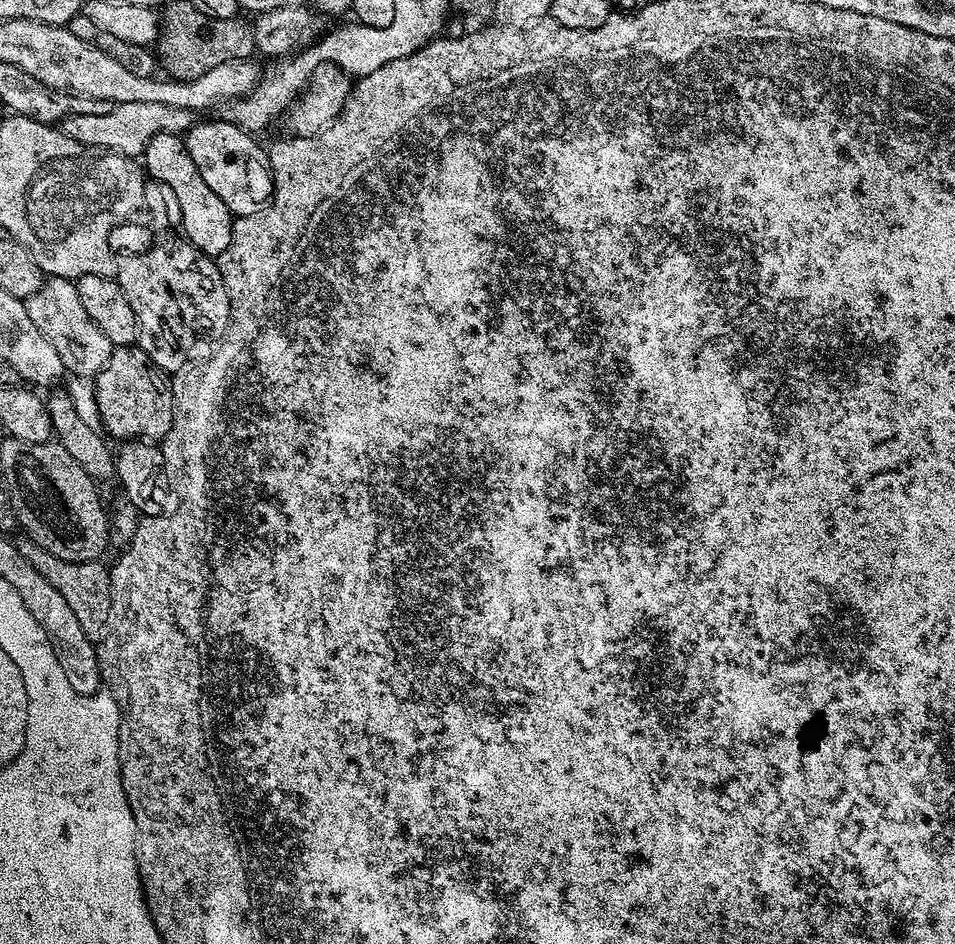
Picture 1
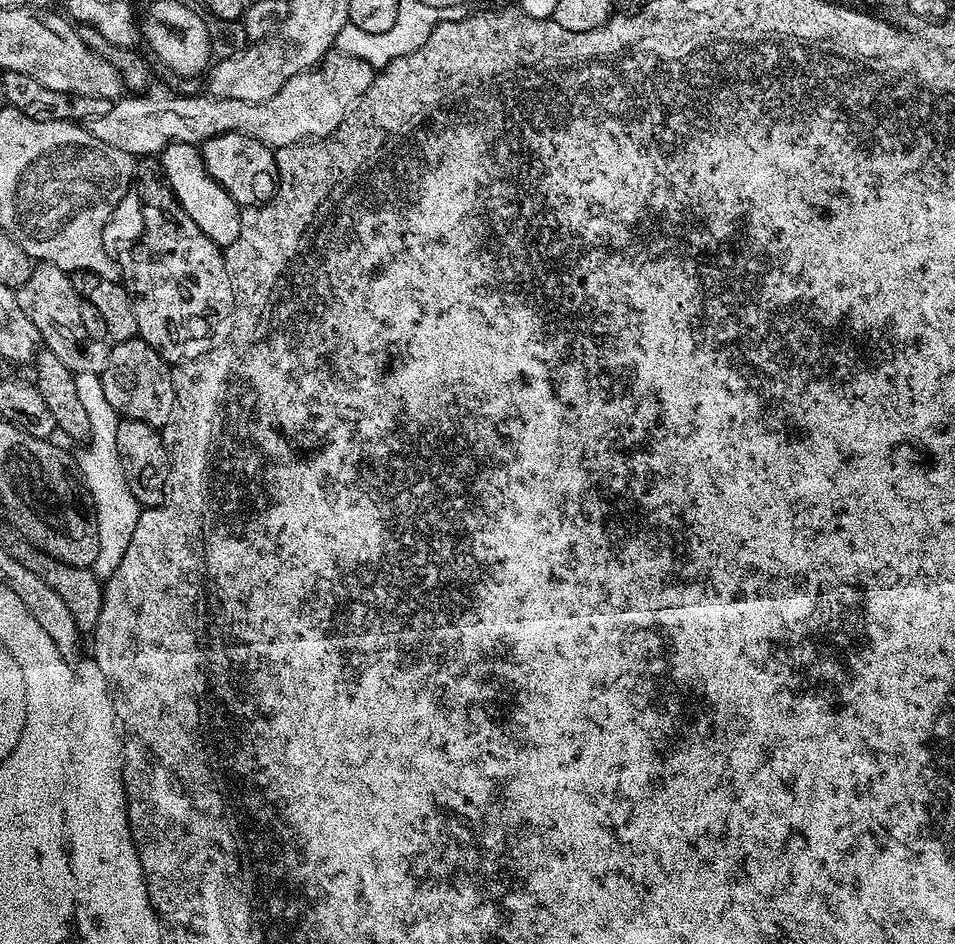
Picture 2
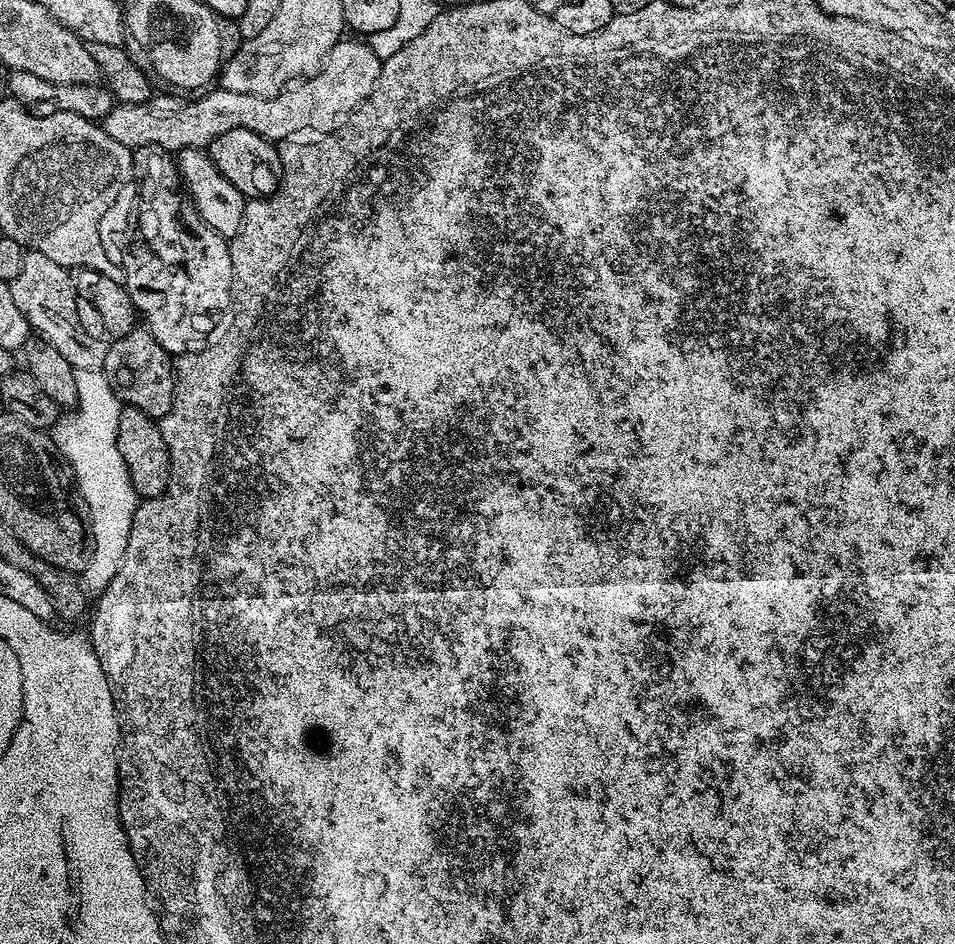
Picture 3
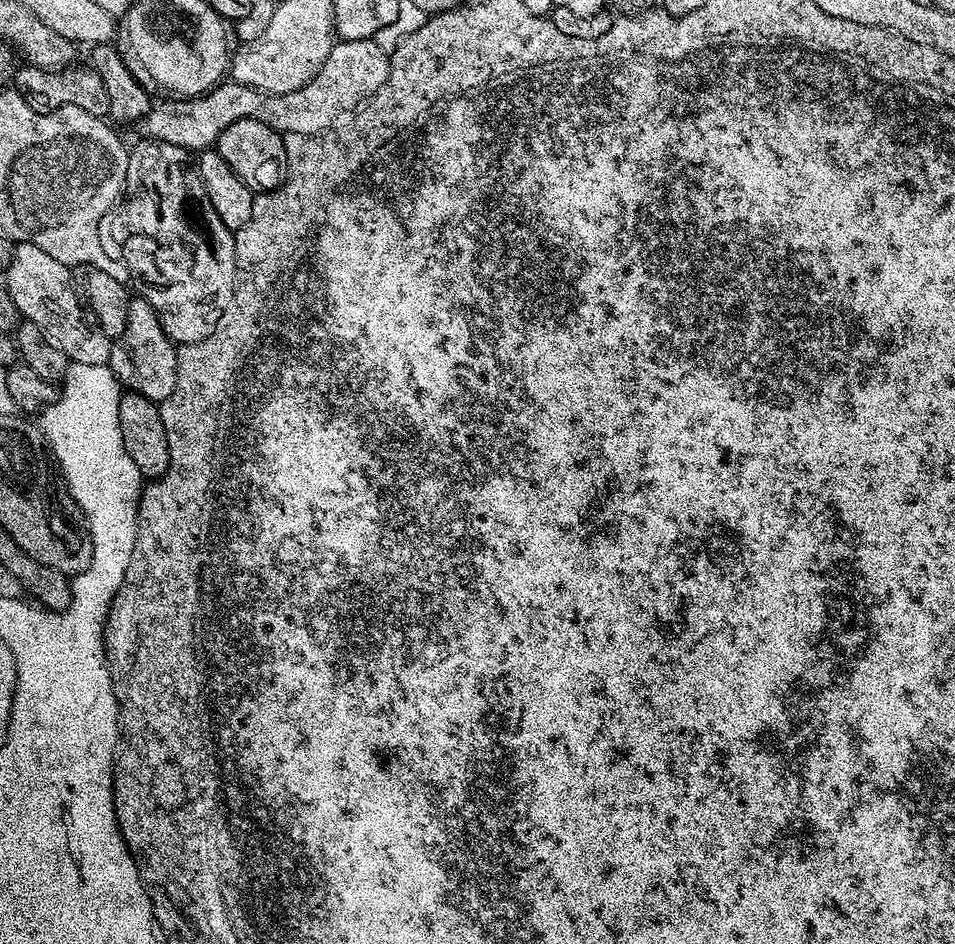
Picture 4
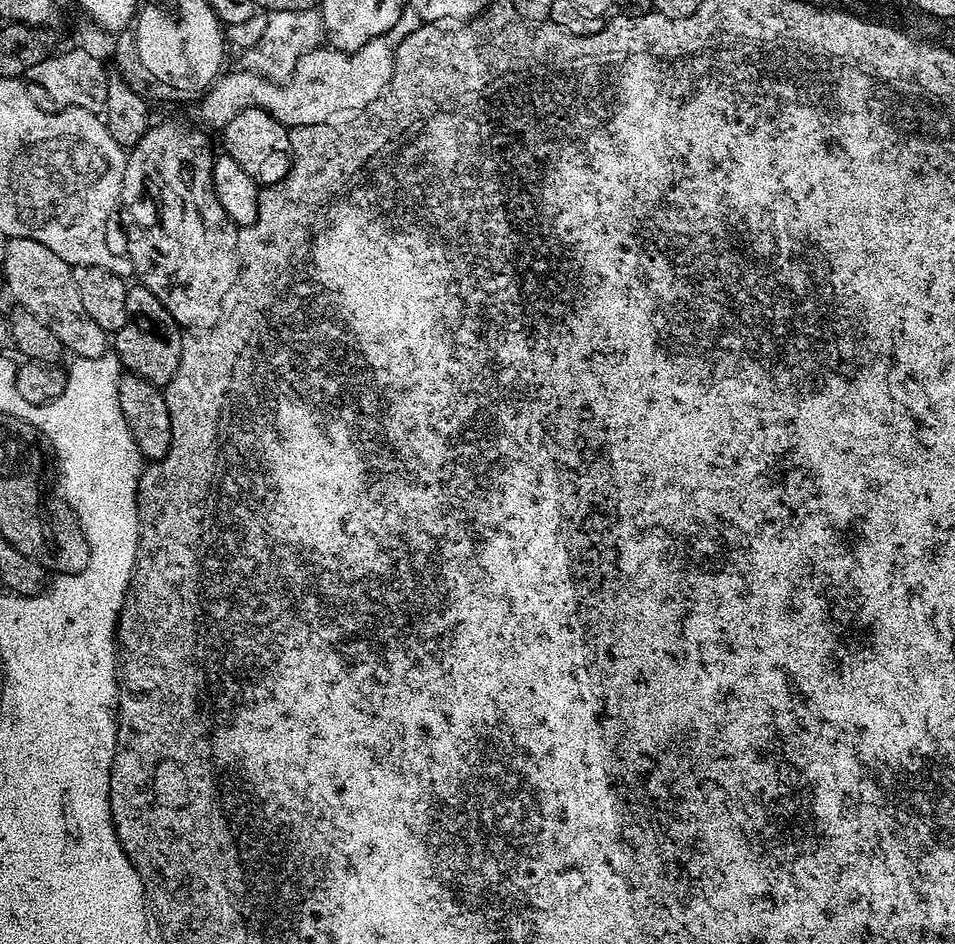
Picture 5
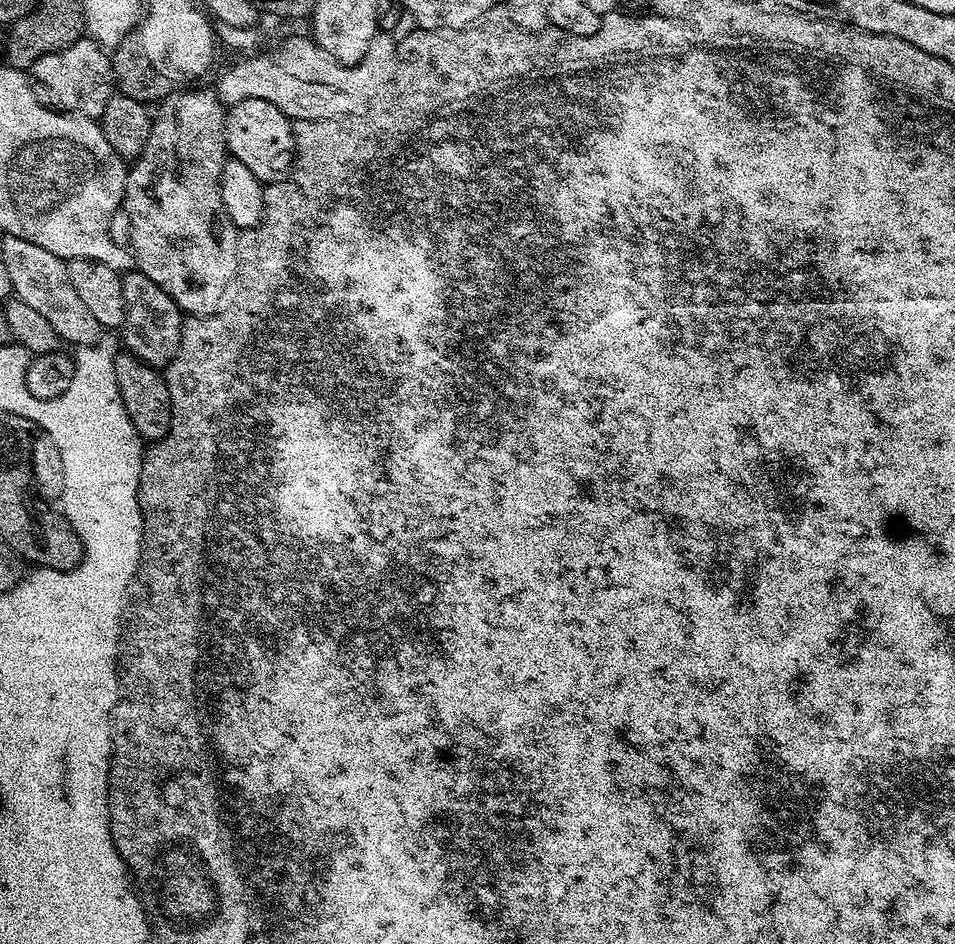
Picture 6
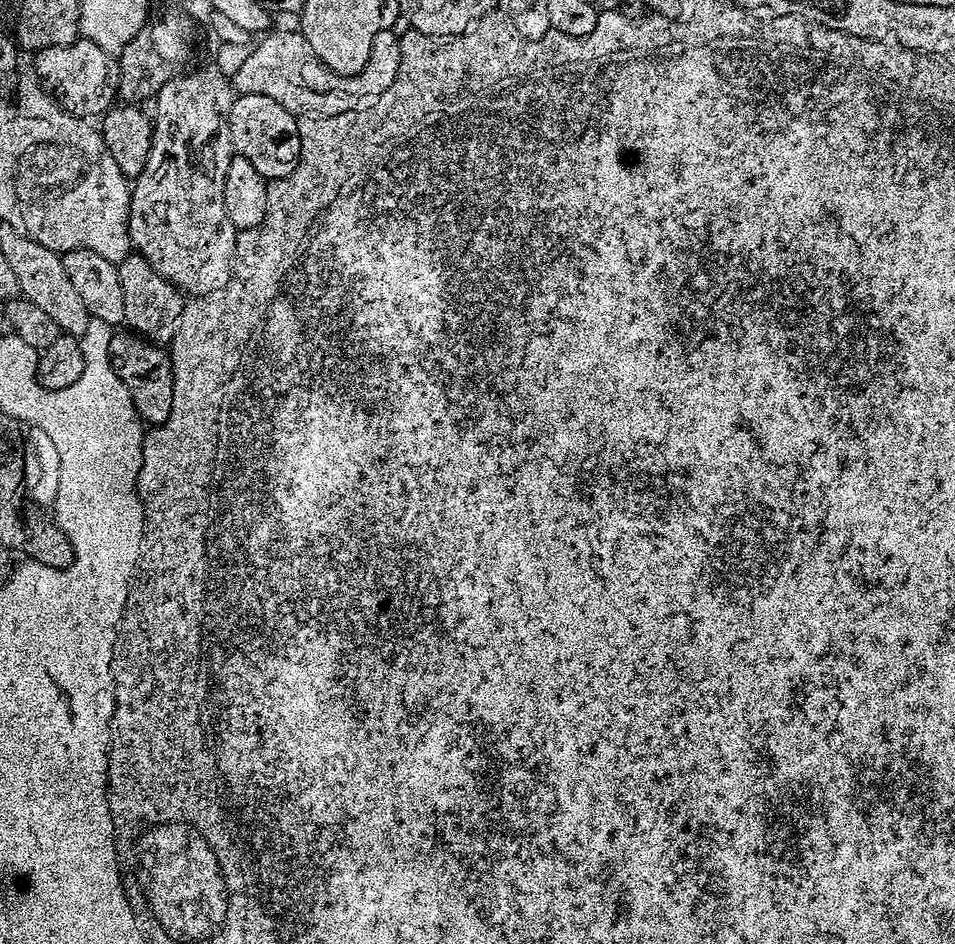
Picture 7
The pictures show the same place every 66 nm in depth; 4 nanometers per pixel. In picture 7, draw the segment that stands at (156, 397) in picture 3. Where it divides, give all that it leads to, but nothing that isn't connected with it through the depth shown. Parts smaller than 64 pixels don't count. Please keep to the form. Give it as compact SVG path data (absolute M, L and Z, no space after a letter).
M129 253L117 265L123 292L123 308L125 325L137 335L151 340L161 346L171 345L172 336L176 332L176 323L186 303L185 293L174 287L171 282L154 270L144 257L137 253Z

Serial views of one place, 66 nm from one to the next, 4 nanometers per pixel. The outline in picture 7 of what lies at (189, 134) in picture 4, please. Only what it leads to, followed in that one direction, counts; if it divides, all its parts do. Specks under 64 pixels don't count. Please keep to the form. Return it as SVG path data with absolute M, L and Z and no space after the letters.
M391 28L382 30L382 34L374 38L370 58L356 76L331 72L314 54L314 50L310 50L310 42L306 42L298 30L276 31L261 35L257 39L260 41L251 45L246 62L242 62L238 74L230 77L232 87L239 95L266 94L266 98L274 98L274 102L286 106L286 110L297 117L333 116L367 105L390 90L394 78L398 78L400 37L395 36Z

